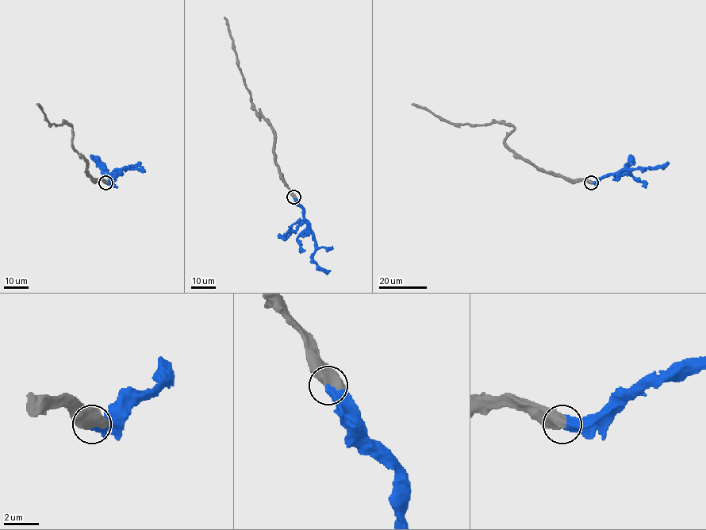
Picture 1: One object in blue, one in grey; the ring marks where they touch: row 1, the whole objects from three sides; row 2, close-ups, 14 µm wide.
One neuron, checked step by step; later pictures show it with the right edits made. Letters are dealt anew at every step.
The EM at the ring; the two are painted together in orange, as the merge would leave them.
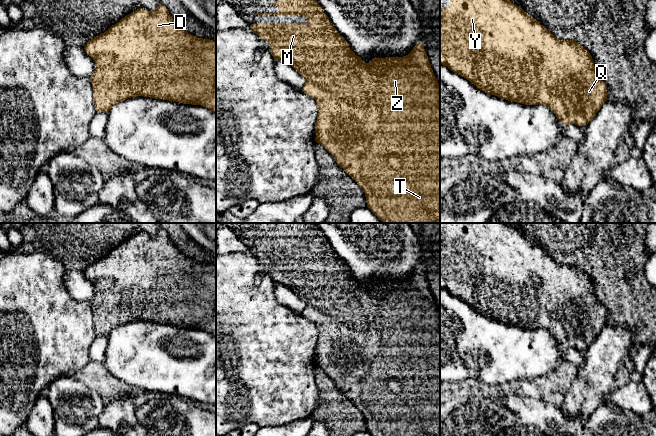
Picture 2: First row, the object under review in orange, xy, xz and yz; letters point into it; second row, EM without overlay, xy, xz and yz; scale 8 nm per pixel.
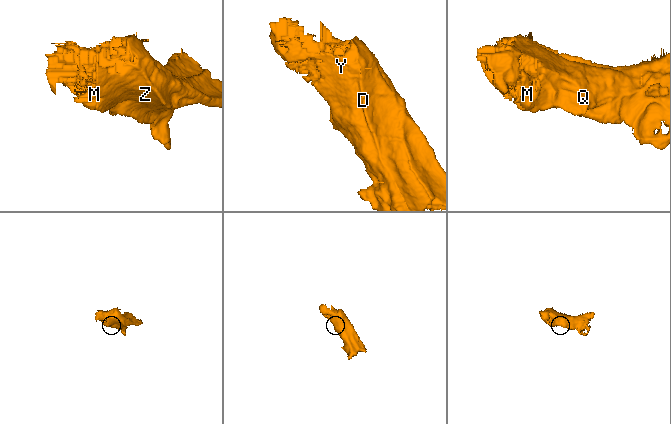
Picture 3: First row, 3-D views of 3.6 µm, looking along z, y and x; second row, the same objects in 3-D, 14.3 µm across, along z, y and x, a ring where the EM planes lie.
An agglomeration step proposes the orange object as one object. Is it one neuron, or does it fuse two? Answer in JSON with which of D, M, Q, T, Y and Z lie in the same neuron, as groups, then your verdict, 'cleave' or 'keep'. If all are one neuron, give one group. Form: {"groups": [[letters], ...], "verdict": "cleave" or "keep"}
{"groups": [["D", "M", "Q", "T", "Y", "Z"]], "verdict": "keep"}

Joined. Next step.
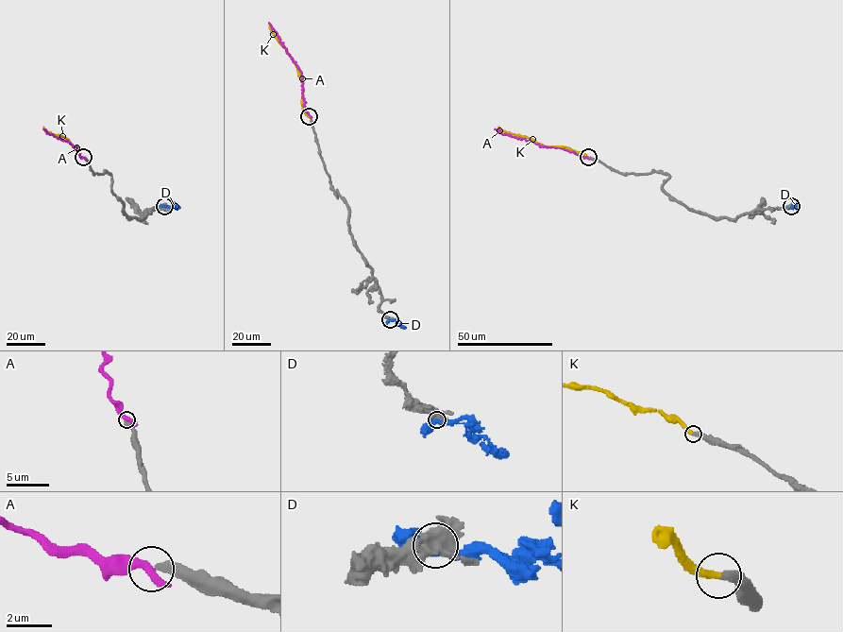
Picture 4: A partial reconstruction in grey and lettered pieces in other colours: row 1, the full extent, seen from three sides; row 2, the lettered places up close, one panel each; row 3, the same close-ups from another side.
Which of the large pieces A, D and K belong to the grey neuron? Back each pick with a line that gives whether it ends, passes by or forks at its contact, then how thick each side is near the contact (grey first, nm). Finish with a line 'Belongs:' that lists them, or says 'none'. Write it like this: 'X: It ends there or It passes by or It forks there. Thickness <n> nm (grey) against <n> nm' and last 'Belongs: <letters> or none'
K: It ends there. Thickness 360 nm (grey) against 360 nm
Belongs: K

